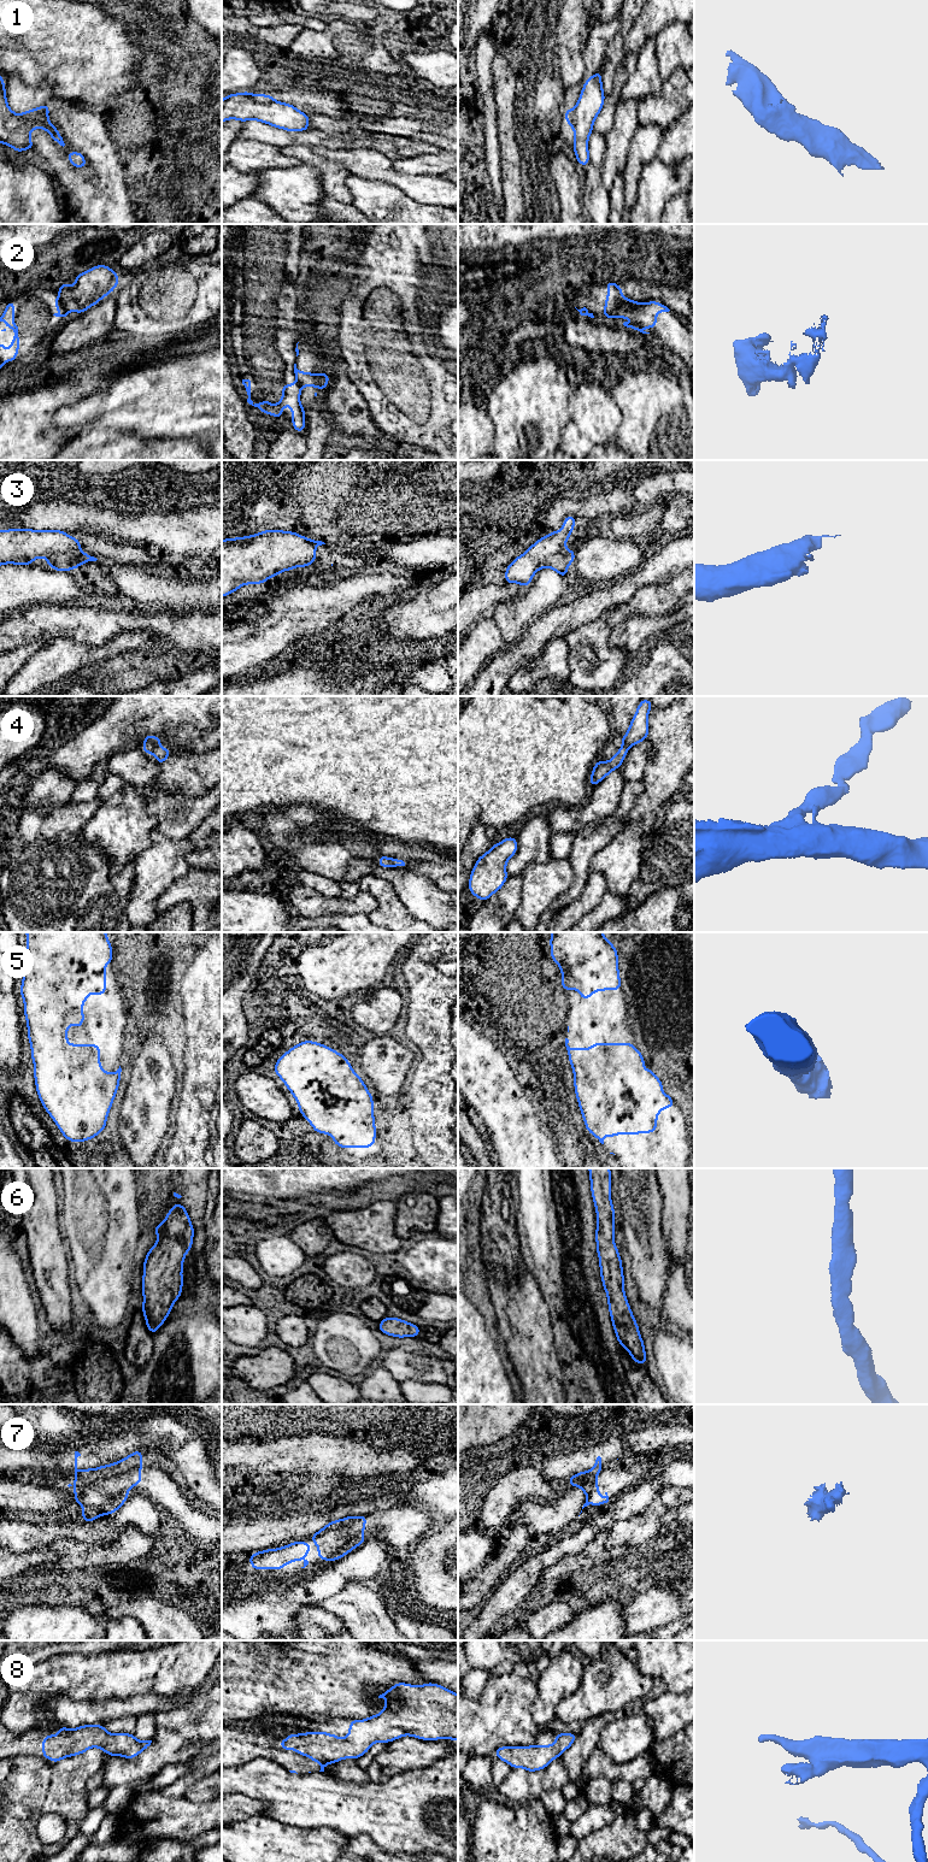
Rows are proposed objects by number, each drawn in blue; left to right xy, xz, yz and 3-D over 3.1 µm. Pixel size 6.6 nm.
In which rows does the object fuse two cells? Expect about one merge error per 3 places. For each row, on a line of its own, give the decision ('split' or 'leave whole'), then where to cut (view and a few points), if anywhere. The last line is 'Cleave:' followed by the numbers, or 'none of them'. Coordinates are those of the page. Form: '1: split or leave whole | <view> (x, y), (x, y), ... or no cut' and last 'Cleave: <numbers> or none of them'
1: split | xz (251, 94), (257, 101), (275, 101)
2: split | yz (622, 295), (618, 306), (606, 317)
3: leave whole | no cut
4: leave whole | no cut
5: leave whole | no cut
6: leave whole | no cut
7: leave whole | no cut
8: leave whole | no cut
Cleave: 1, 2

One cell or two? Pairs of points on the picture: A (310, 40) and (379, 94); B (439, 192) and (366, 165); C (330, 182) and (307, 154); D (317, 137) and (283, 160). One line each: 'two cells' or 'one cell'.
A: one cell
B: one cell
C: one cell
D: two cells

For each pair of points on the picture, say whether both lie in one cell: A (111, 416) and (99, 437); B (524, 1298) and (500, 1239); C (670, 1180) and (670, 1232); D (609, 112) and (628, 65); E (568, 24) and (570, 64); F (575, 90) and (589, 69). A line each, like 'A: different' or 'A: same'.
A: different
B: different
C: same
D: same
E: same
F: same

